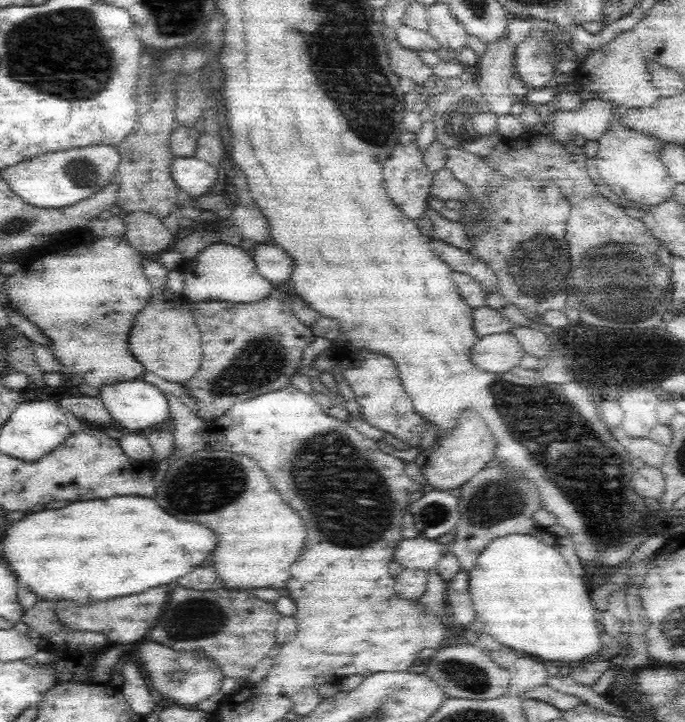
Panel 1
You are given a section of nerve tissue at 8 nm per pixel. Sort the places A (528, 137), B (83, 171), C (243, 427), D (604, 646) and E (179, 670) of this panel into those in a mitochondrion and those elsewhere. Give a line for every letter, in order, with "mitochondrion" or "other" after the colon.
A: other
B: mitochondrion
C: other
D: other
E: mitochondrion

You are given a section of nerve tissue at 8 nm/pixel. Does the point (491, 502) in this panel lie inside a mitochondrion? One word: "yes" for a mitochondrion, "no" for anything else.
yes

